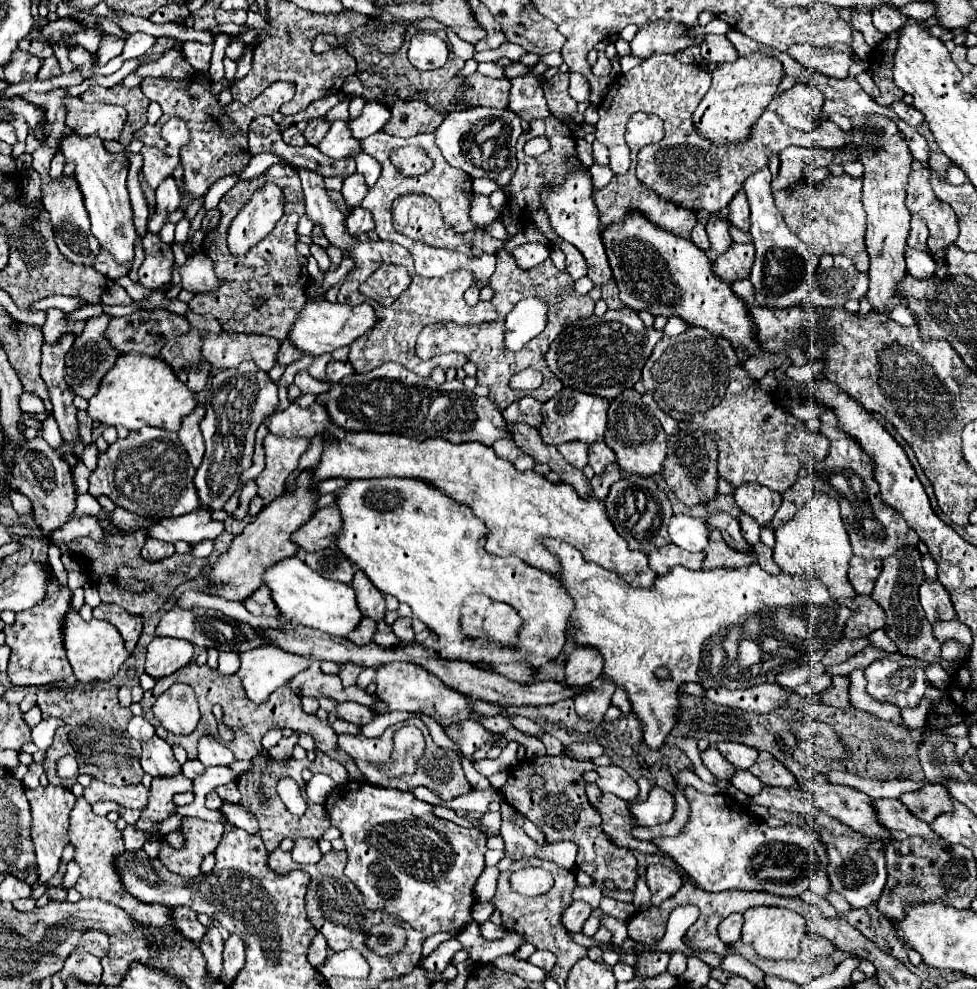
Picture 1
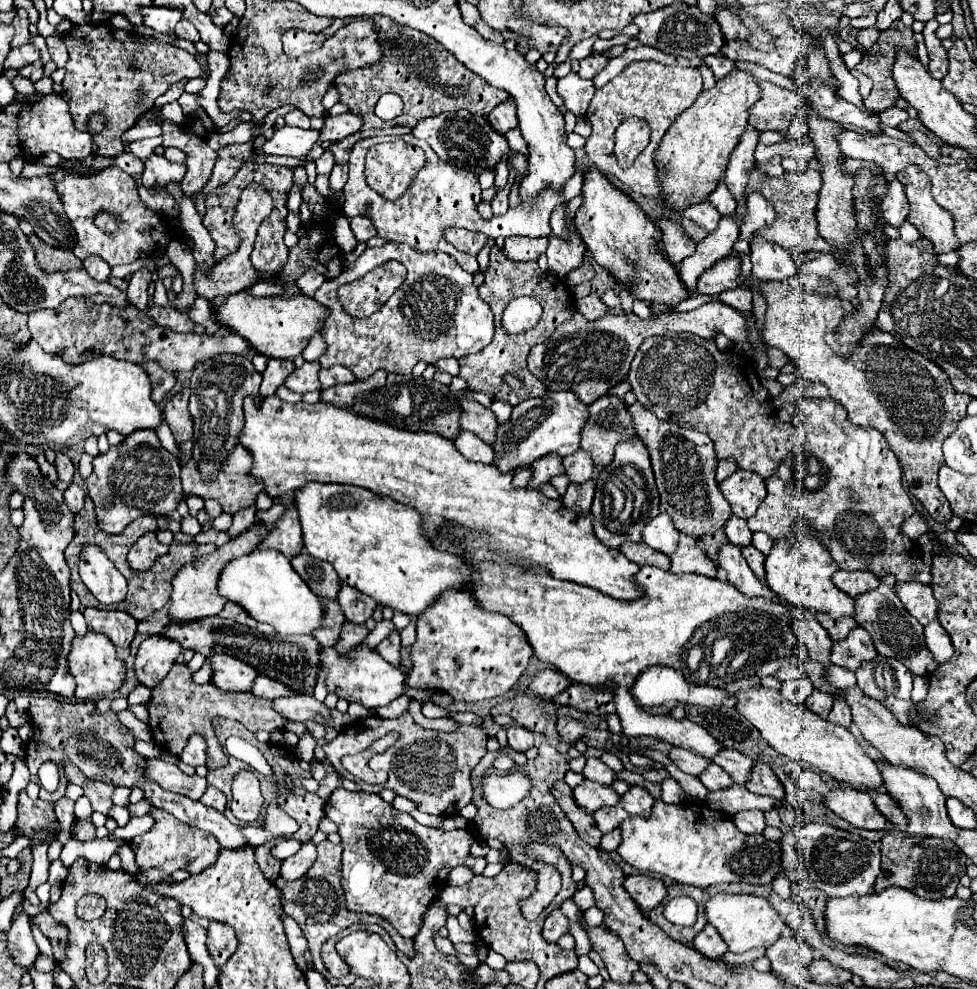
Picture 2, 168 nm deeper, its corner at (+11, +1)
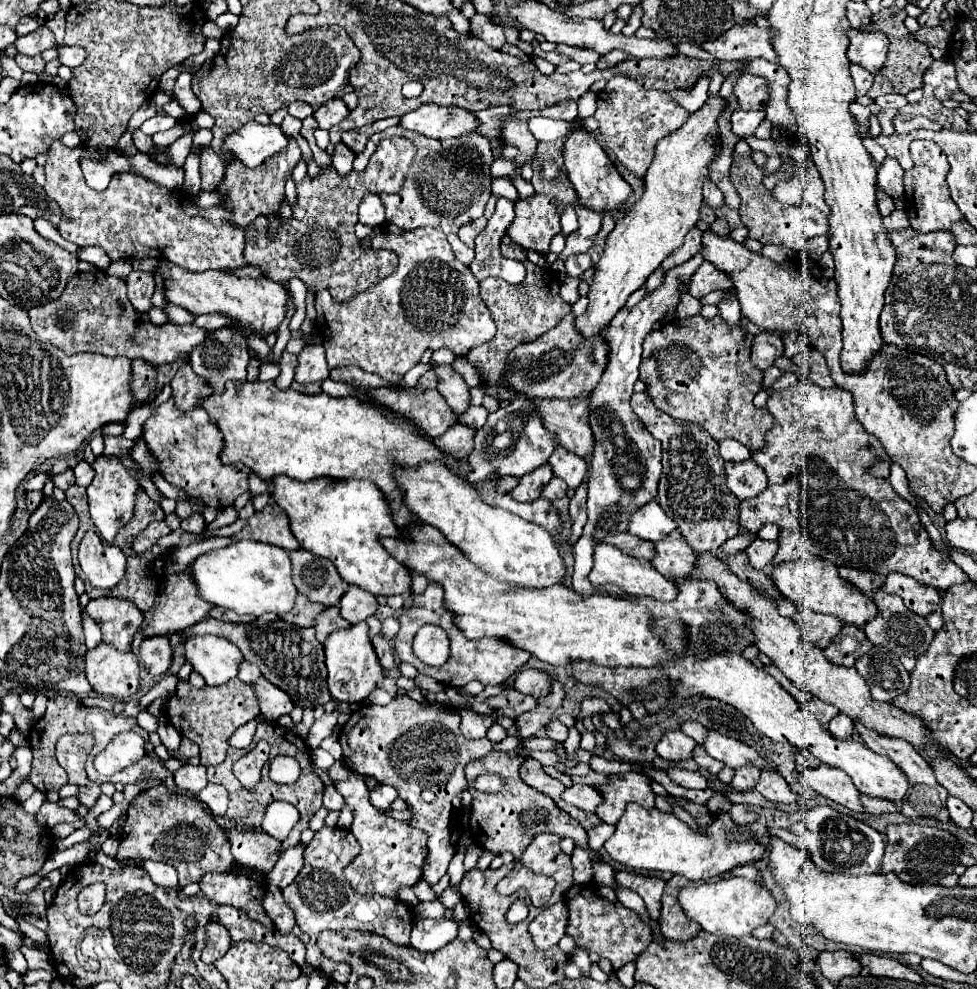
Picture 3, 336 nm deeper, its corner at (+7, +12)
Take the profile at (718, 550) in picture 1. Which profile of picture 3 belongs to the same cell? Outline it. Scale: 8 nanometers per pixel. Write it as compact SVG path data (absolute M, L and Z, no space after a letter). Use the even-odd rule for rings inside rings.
M674 530L664 540L656 542L656 556L652 564L668 580L690 576L696 570L696 552L680 536L680 530Z

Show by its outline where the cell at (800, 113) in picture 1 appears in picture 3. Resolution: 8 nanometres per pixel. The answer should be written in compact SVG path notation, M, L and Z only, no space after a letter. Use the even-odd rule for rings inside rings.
M742 74L734 86L734 94L744 110L764 110L768 106L770 82L762 76Z

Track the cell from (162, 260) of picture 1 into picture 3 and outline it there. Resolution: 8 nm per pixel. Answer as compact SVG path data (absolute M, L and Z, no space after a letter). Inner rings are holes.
M130 272L126 278L128 298L138 312L148 312L152 308L154 294L154 276L152 272Z

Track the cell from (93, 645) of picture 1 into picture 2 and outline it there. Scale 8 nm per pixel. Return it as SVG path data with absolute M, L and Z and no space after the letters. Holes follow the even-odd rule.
M88 633L84 637L76 637L72 641L72 651L68 657L68 667L72 677L76 679L76 697L78 699L90 699L98 695L108 695L114 693L116 689L122 687L124 677L126 677L126 665L124 661L116 659L116 651L112 647L112 641L108 641L106 635L100 633Z

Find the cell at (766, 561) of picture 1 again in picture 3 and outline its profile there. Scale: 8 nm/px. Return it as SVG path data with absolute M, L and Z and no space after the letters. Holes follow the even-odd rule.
M754 540L744 552L750 560L750 564L756 568L756 570L764 570L766 566L772 564L772 558L778 550L778 544L776 542L766 542L766 540Z

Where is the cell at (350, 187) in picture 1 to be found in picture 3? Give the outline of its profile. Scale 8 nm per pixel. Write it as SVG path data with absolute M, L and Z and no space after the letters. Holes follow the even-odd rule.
M342 142L336 146L334 154L332 154L332 162L334 162L334 168L340 176L346 176L350 170L352 170L352 162L354 162L354 152L344 146Z

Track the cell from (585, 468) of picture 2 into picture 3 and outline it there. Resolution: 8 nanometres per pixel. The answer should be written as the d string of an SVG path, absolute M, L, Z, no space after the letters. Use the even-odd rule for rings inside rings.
M558 448L550 458L548 464L554 470L554 476L562 478L570 488L576 488L586 472L588 472L588 464L582 456L572 456L572 452L564 452L564 448Z

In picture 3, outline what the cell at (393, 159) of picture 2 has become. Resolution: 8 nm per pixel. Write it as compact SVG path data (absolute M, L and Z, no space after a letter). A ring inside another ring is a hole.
M394 136L394 138L384 138L380 140L376 152L368 162L368 168L364 172L350 172L348 176L338 176L336 170L324 170L320 172L314 180L306 178L306 188L298 188L298 204L294 206L294 218L290 224L282 222L280 230L274 240L266 238L266 226L268 220L264 216L258 216L248 228L246 228L246 248L244 248L244 258L248 266L260 268L264 278L270 278L274 282L288 282L290 278L300 278L306 282L306 286L314 286L316 290L328 288L336 304L344 304L352 298L356 298L360 292L366 292L376 280L382 280L384 276L390 276L398 268L398 256L388 250L362 250L358 238L354 236L354 226L358 222L358 204L362 198L374 190L386 190L388 194L400 192L406 180L406 172L410 164L414 162L416 156L416 146L412 140Z

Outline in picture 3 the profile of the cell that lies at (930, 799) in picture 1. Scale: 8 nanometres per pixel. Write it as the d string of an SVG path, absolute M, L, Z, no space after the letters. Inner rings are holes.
M860 796L866 812L870 814L888 814L888 812L898 812L898 806L892 804L890 800L880 800L880 798L874 798L874 796Z

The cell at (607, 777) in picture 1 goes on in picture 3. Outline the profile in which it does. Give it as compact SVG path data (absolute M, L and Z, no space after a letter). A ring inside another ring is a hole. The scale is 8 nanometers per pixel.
M572 784L570 788L566 788L562 792L562 800L566 800L568 804L574 804L574 806L580 806L586 812L594 812L596 806L600 806L604 802L604 796L600 796L600 792L596 792L596 786Z

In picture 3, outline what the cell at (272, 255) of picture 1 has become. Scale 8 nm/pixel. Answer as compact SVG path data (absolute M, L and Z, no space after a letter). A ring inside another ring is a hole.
M290 136L290 142L284 148L284 152L278 152L276 156L270 156L268 160L264 160L264 164L260 164L260 168L244 168L244 164L240 164L240 160L228 162L226 172L224 172L224 180L220 182L220 188L216 188L216 192L224 196L222 202L218 204L218 208L224 208L232 216L232 222L242 230L246 230L246 226L256 216L264 214L268 218L268 238L274 238L276 230L278 230L280 204L286 198L284 184L292 176L292 170L300 162L300 158L302 158L300 148L298 148L296 140Z

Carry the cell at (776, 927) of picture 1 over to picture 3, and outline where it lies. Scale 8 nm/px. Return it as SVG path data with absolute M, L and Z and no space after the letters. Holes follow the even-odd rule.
M728 878L702 886L688 886L680 892L678 900L686 916L696 920L706 932L728 938L750 936L758 926L768 924L776 912L776 902L772 894L758 882L746 878Z

